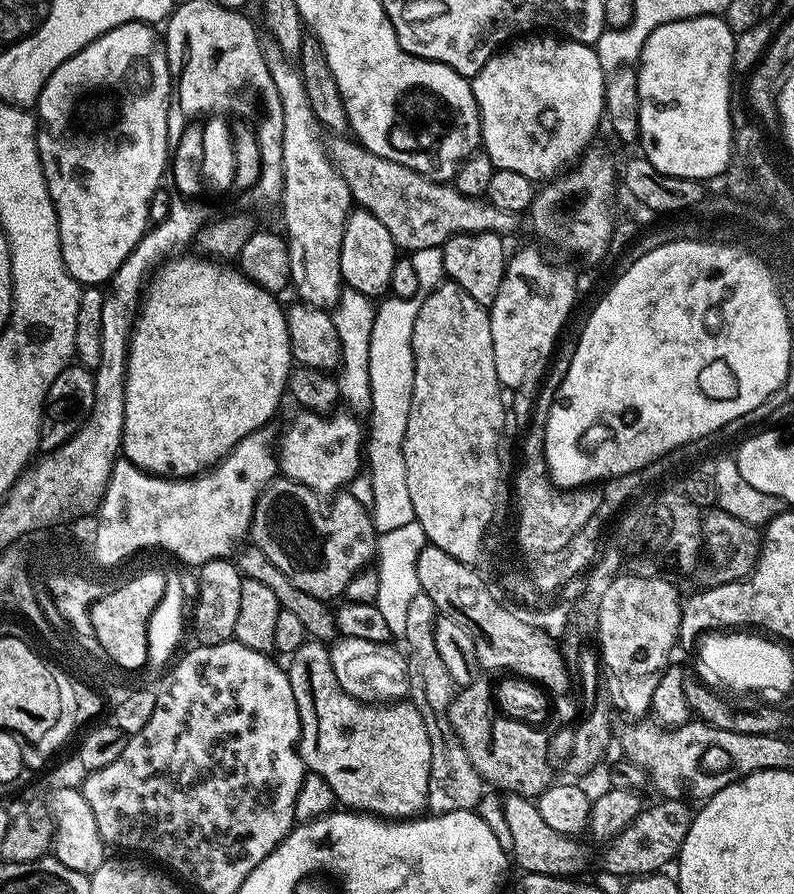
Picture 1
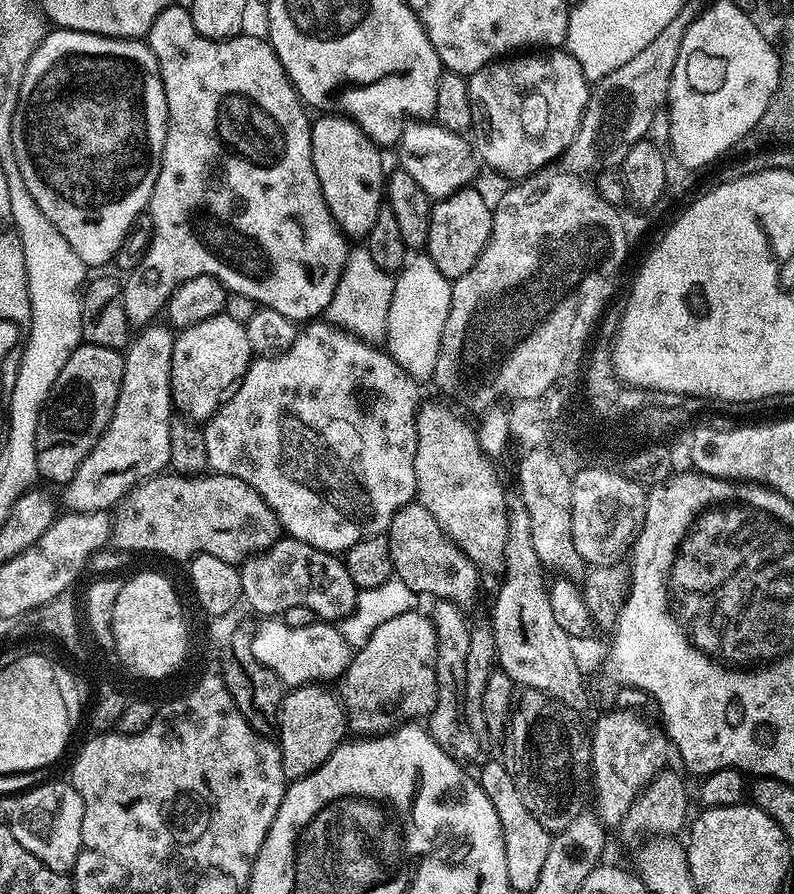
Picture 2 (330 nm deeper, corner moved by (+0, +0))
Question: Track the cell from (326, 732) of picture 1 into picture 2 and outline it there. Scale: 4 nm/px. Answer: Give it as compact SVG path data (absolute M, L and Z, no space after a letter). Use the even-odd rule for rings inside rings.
M420 610L411 611L404 614L398 614L397 617L392 618L388 622L382 623L380 628L377 628L376 632L366 641L366 643L360 647L357 647L352 653L352 660L349 663L347 670L342 673L338 679L338 695L340 697L341 704L344 705L344 711L348 718L348 727L360 738L375 738L381 734L387 734L397 727L398 721L396 721L396 715L401 716L401 721L404 722L416 722L421 718L427 717L429 712L434 710L436 705L436 631L432 625L431 619L427 615L424 616Z

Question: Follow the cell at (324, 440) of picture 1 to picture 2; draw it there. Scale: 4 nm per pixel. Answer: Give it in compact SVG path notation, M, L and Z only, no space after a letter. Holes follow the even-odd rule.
M329 322L309 323L297 331L296 341L280 356L253 359L231 395L203 425L208 467L221 476L242 478L242 482L258 490L258 494L262 494L265 502L276 511L281 529L291 539L306 542L323 552L344 554L364 537L387 533L388 523L396 511L413 503L416 494L416 413L422 403L422 397L416 388L419 388L418 381L406 374L406 370L402 370L402 366L398 366L398 362L394 362L394 358L383 347L369 344Z

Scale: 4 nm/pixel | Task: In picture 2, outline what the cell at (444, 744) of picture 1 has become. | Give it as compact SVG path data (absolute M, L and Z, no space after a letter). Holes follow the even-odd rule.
M449 600L433 603L430 619L436 631L436 705L426 717L426 730L456 763L464 766L467 760L480 756L481 737L475 736L464 717L464 687L466 686L466 654L470 650L473 629L464 617L465 609Z

